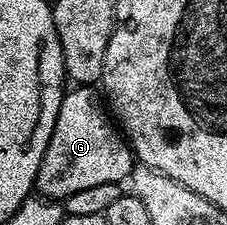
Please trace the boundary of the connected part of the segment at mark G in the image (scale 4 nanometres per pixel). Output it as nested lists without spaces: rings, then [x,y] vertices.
[[[79,85],[70,89],[62,95],[60,112],[34,181],[37,193],[46,199],[65,200],[72,192],[95,184],[125,183],[136,165],[134,151],[108,113],[99,91]]]

